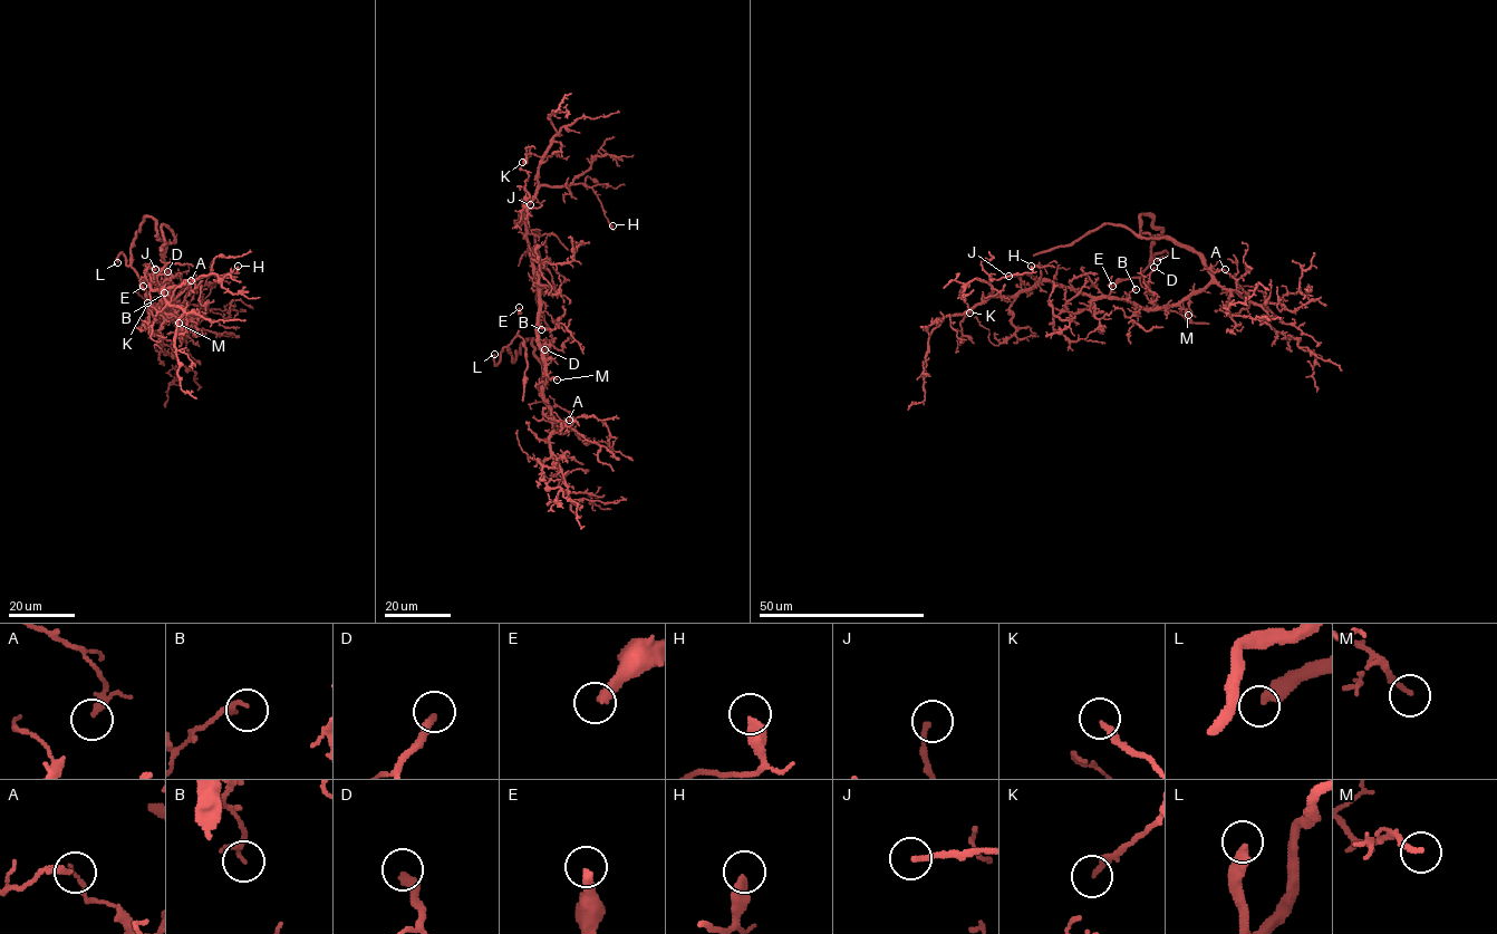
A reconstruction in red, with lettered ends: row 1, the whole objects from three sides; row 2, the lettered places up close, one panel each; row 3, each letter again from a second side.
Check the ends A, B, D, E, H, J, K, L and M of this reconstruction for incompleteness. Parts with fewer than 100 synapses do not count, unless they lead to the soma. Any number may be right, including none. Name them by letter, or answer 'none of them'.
E, L, M

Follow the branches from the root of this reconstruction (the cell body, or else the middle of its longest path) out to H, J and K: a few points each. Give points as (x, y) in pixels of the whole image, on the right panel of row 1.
H: (1159, 307), (1090, 297), (1050, 281), (1036, 282), (1010, 296), (992, 295), (991, 279), (1032, 272), (1031, 266)
J: (1159, 307), (1146, 308), (1119, 299), (1090, 297), (1025, 273), (1008, 276)
K: (1159, 307), (1090, 297), (1041, 281), (1013, 296), (984, 299), (969, 313)

